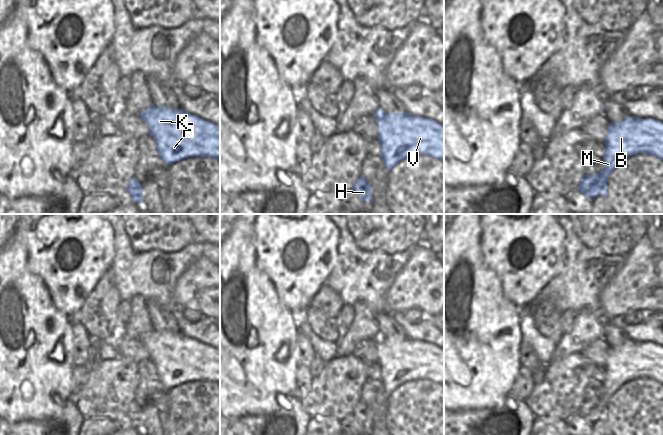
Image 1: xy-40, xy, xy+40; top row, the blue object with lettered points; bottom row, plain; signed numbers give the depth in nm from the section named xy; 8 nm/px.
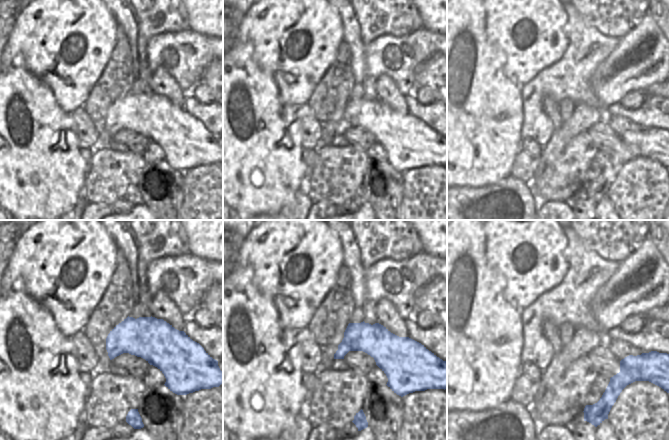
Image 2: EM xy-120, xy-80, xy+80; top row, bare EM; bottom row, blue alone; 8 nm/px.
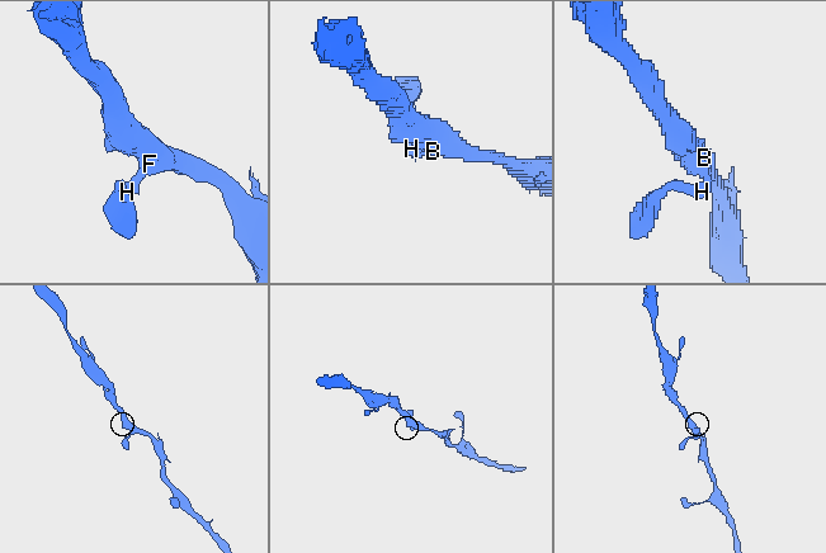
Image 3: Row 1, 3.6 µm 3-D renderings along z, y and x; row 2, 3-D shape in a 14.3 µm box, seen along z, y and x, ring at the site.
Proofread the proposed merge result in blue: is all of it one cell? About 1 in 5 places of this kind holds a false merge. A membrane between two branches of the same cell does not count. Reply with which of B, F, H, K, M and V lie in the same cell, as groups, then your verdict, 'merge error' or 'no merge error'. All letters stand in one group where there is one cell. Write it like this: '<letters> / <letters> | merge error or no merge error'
B F H K M V | no merge error

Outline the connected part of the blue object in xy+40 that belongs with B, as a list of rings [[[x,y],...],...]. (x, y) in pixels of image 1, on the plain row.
[[[634,340],[609,347],[603,394],[594,399],[583,399],[577,413],[592,425],[598,419],[607,420],[607,404],[611,396],[624,383],[638,377],[654,379],[663,385],[663,347]]]

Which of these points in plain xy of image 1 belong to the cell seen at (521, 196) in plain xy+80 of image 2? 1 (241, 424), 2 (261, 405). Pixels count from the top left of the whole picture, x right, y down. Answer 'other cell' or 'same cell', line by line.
1: same cell
2: other cell

